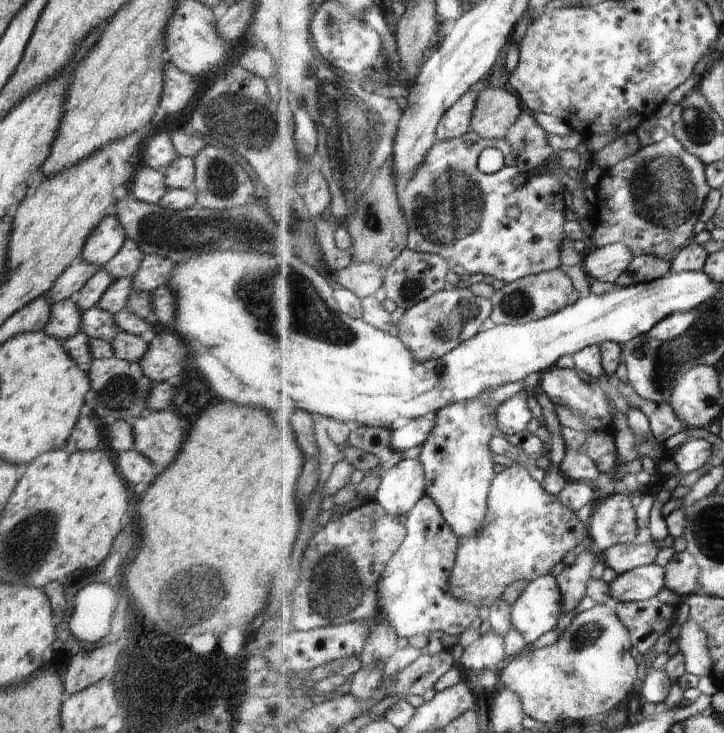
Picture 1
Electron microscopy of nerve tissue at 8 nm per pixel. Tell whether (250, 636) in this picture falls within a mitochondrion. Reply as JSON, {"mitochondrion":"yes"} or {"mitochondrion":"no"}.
{"mitochondrion":"no"}

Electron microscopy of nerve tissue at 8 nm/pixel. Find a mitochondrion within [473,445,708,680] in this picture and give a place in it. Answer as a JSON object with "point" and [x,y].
{"point":[588,634]}

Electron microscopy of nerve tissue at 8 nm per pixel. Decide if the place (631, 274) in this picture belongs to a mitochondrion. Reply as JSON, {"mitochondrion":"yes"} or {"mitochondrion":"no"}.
{"mitochondrion":"no"}

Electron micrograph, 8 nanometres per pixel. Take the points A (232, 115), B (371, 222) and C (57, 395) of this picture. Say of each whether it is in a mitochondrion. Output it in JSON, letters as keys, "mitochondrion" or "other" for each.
{"A":"mitochondrion","B":"mitochondrion","C":"other"}

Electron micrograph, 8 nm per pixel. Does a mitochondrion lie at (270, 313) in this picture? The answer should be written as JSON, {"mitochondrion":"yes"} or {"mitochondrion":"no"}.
{"mitochondrion":"yes"}

